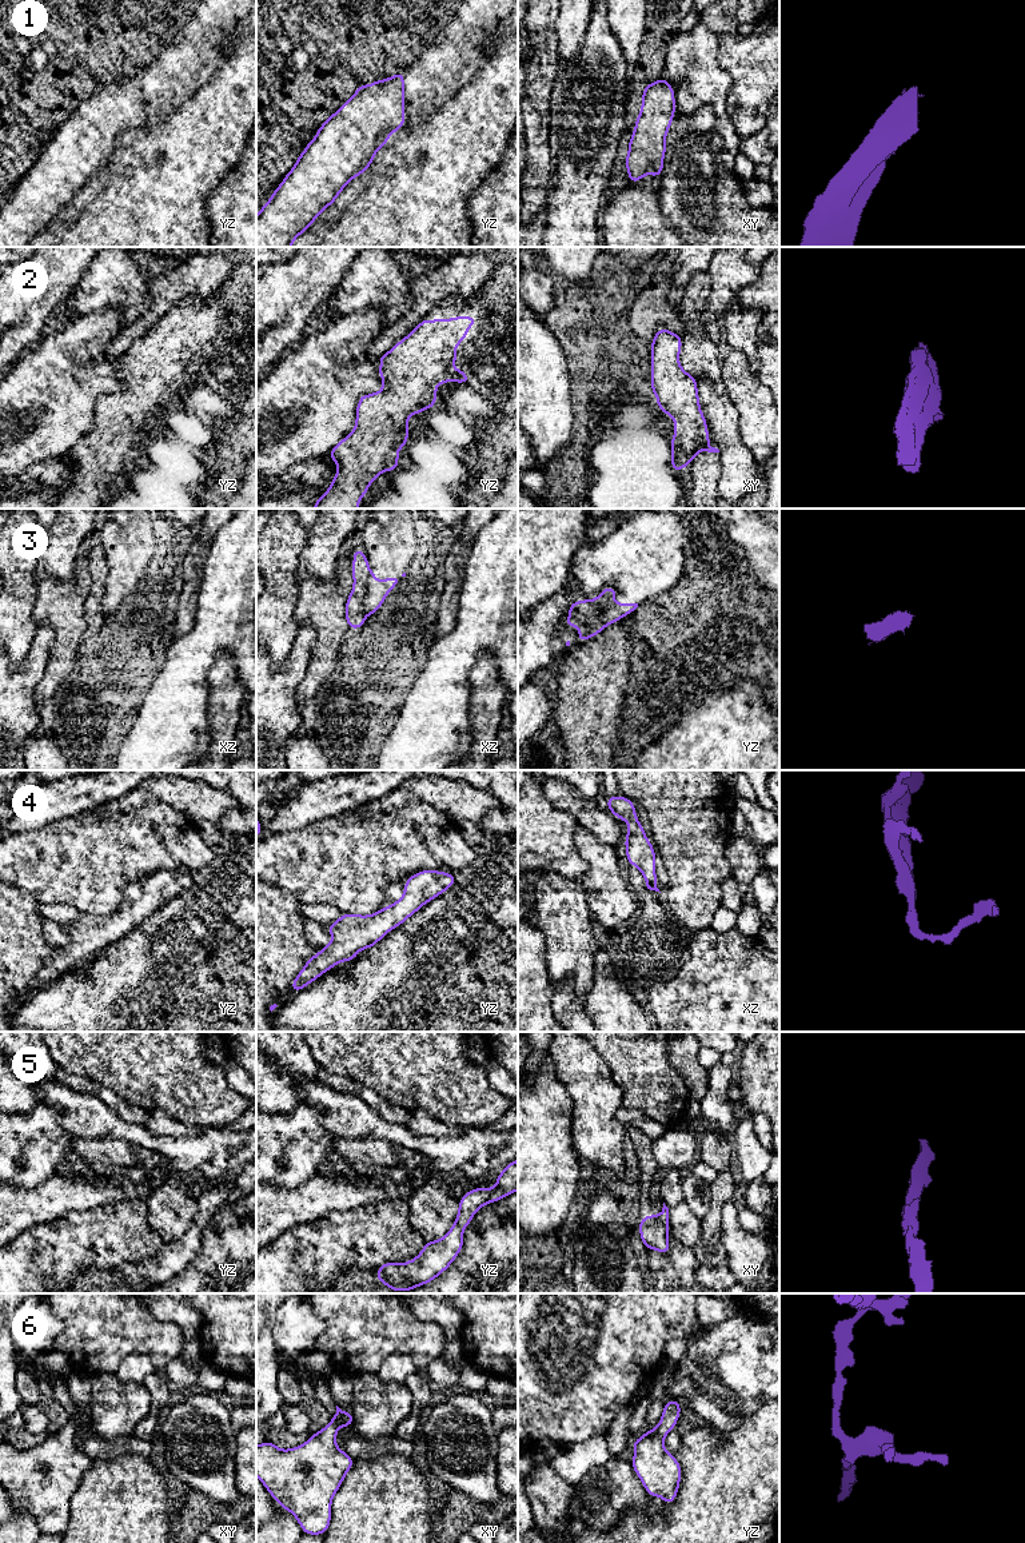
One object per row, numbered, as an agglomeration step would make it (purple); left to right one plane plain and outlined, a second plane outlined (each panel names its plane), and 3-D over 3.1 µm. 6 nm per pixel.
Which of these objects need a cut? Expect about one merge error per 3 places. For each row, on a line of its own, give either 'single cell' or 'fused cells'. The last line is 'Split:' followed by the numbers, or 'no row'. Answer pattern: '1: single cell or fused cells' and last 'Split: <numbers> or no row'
1: single cell
2: single cell
3: fused cells
4: single cell
5: single cell
6: single cell
Split: 3

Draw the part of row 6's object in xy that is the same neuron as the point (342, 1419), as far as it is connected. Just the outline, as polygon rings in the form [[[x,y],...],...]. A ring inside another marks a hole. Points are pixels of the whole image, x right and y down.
[[[336,1406],[331,1422],[299,1447],[278,1448],[274,1442],[256,1446],[256,1476],[283,1510],[288,1510],[308,1535],[323,1535],[331,1523],[331,1503],[355,1460],[342,1451],[335,1440],[339,1427],[351,1427],[354,1414]]]

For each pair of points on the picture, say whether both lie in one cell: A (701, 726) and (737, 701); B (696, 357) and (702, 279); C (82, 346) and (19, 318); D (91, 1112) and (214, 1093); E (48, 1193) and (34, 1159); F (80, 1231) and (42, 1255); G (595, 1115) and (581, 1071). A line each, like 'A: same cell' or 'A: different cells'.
A: same cell
B: same cell
C: different cells
D: different cells
E: different cells
F: same cell
G: same cell

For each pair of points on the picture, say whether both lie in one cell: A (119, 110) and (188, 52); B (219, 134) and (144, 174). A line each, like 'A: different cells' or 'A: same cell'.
A: same cell
B: same cell

